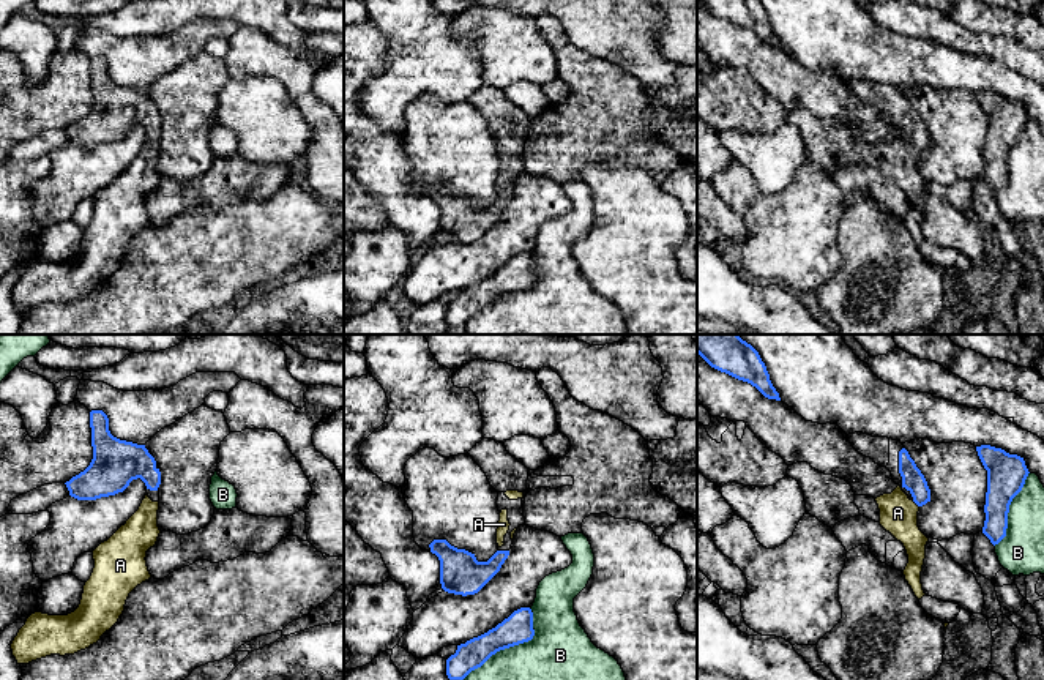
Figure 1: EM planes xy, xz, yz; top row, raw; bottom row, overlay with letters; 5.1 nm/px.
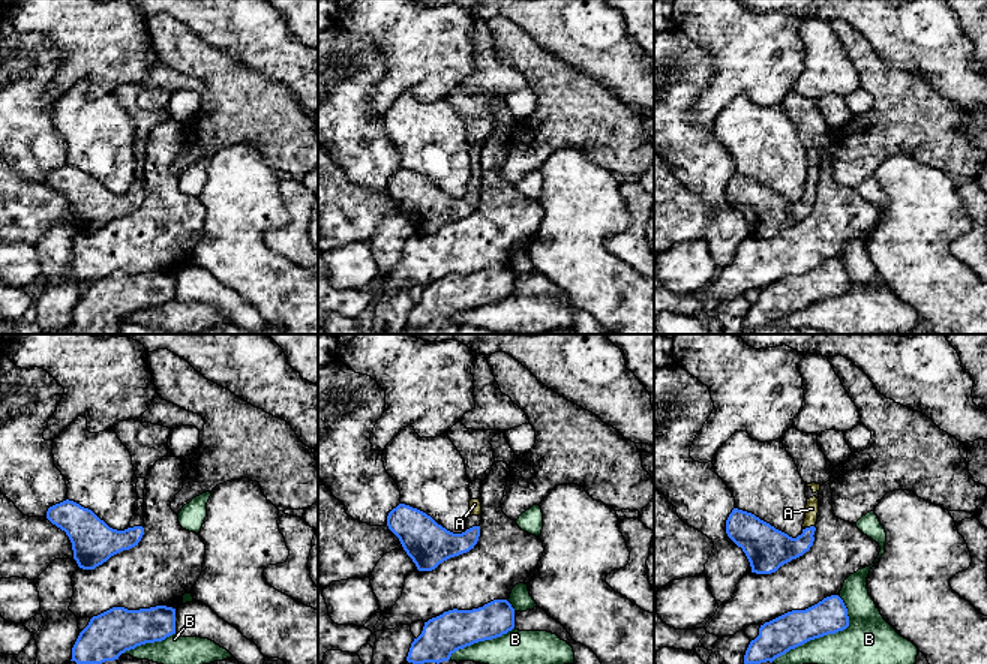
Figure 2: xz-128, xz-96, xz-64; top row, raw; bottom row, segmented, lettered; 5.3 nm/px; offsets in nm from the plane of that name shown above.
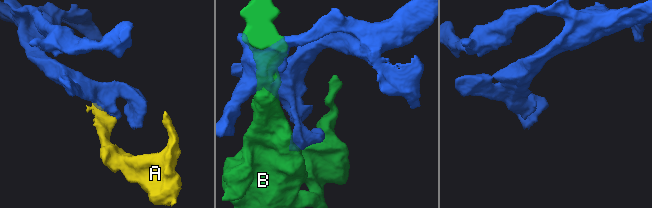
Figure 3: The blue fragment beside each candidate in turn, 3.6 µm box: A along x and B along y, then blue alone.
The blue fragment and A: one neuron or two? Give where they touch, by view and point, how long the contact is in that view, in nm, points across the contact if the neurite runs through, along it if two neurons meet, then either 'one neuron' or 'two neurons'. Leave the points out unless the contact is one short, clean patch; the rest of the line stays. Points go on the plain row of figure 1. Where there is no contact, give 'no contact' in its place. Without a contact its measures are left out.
contact yz (915, 149); length 50 nm; way yz (913, 127), (917, 131), (915, 149), (906, 158), (898, 160); one neuron

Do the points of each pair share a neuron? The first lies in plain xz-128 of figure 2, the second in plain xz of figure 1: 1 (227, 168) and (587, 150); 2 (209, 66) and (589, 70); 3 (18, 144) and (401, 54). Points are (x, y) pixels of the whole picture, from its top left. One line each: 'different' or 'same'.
1: different
2: same
3: different

